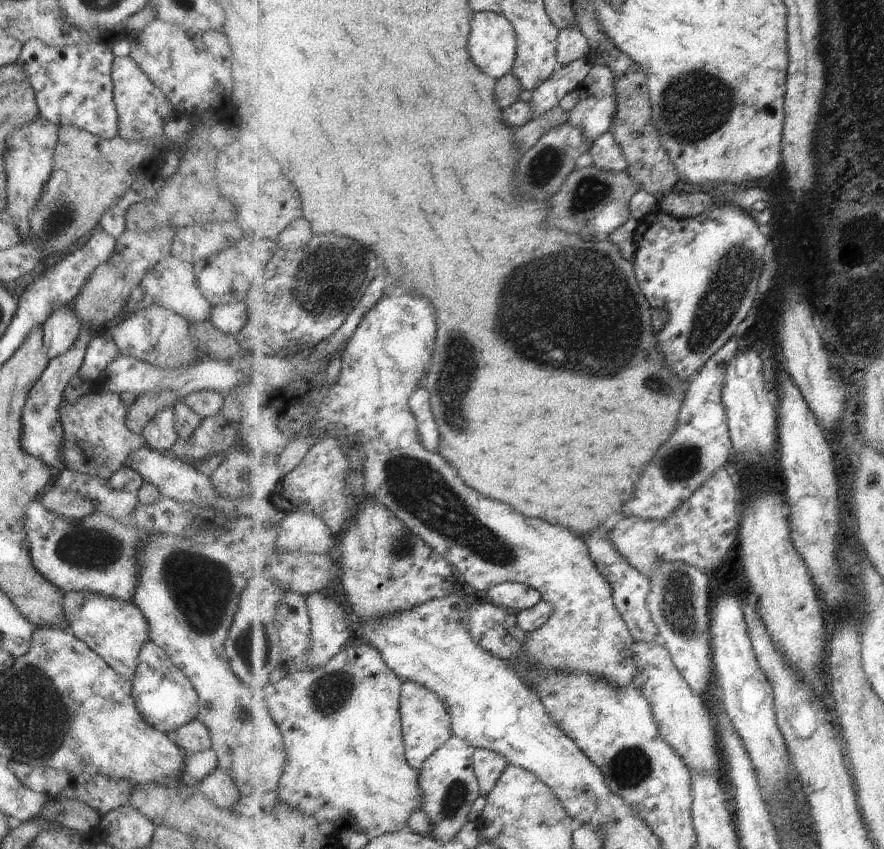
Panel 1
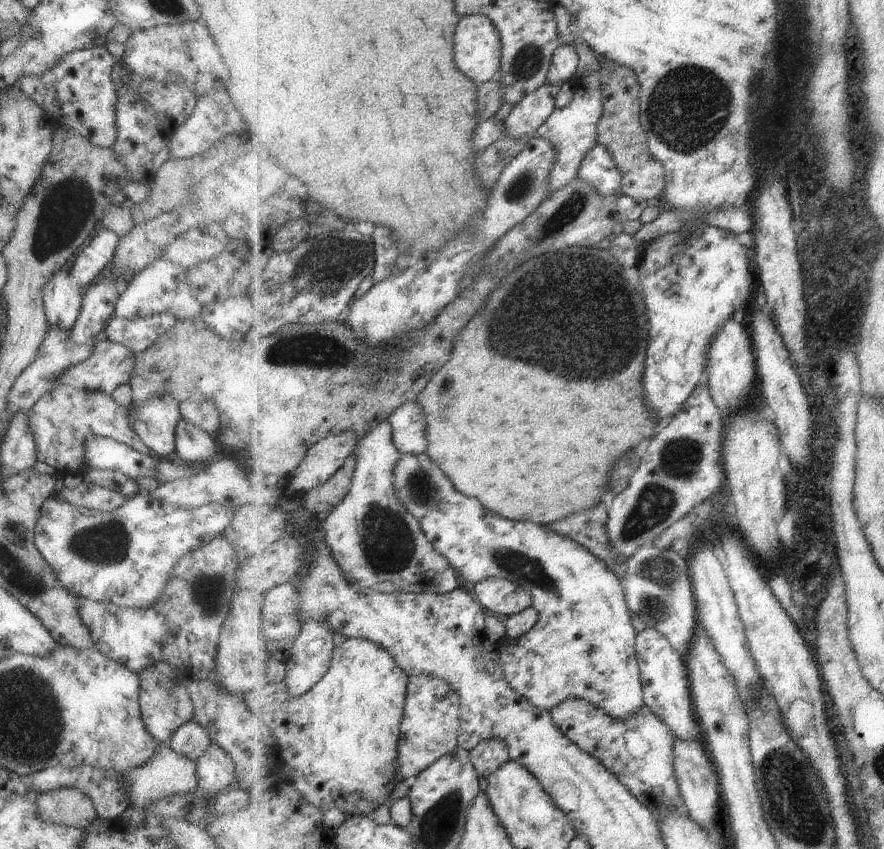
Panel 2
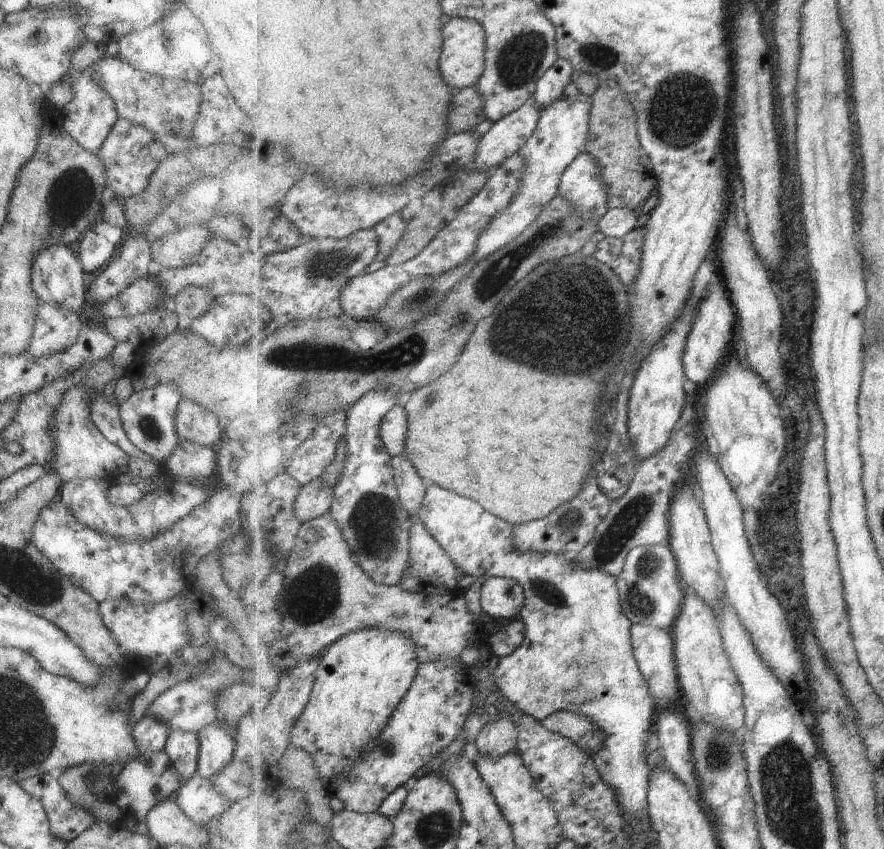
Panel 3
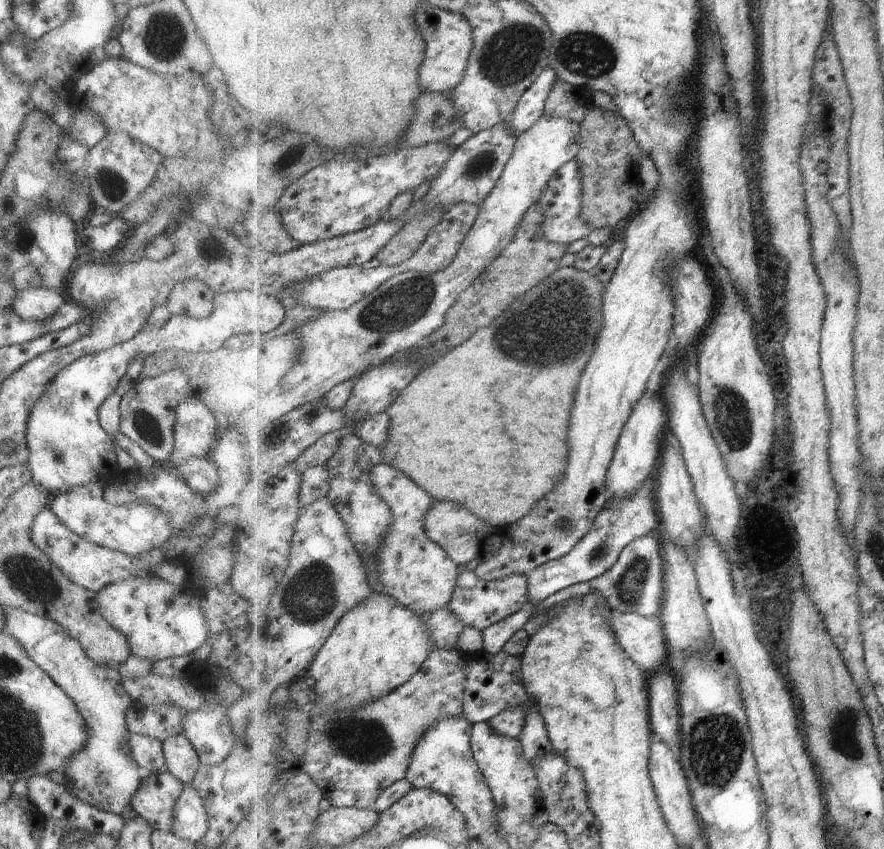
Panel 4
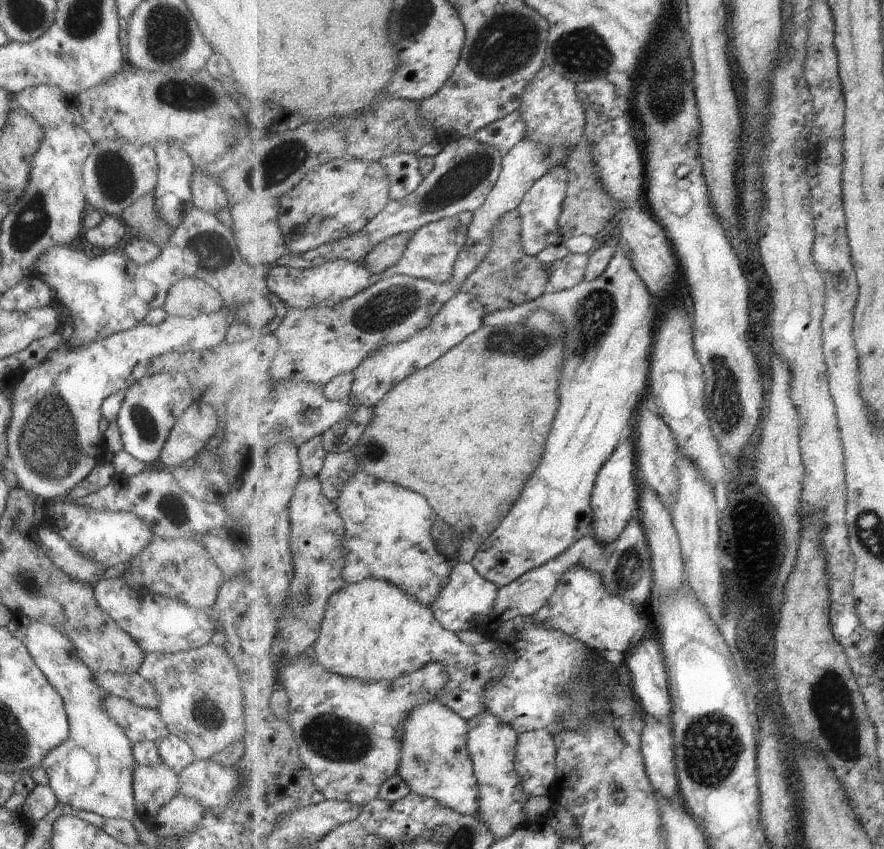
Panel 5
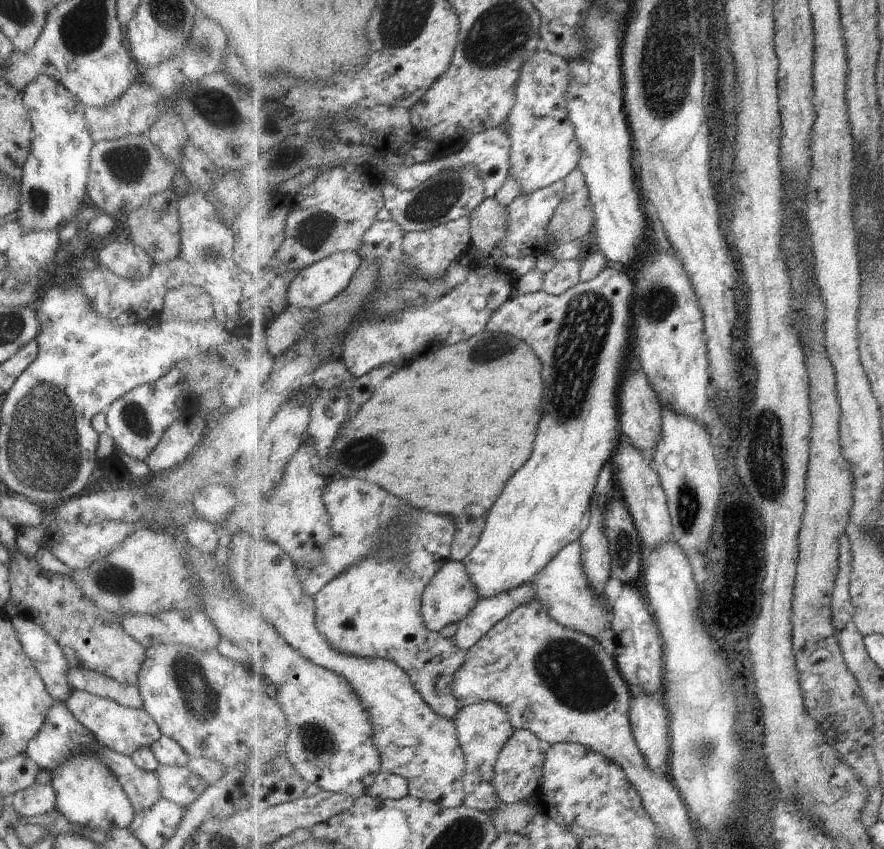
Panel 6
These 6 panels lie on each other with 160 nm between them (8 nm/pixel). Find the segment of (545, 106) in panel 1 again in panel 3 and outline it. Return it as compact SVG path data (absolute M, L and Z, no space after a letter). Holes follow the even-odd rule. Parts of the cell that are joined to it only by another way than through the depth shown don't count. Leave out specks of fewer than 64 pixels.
M533 98L515 112L497 121L483 135L472 166L489 172L527 144L538 129L542 106Z

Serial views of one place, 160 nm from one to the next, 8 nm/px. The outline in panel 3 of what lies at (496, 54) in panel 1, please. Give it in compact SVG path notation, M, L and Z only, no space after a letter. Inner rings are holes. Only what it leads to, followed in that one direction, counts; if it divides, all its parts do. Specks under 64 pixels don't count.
M449 17L443 28L443 56L441 72L453 89L475 87L483 76L486 65L487 33L486 28L475 19L467 17Z

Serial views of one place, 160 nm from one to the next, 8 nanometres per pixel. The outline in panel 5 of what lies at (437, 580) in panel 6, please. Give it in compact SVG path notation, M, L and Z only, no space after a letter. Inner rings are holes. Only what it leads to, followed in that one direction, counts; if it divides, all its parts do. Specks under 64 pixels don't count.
M455 563L453 572L449 584L441 591L440 597L434 601L430 606L431 610L435 613L437 620L448 629L451 629L454 633L466 630L478 630L480 622L485 620L496 607L498 599L498 592L500 586L487 580L486 577L481 576L478 570L471 563Z

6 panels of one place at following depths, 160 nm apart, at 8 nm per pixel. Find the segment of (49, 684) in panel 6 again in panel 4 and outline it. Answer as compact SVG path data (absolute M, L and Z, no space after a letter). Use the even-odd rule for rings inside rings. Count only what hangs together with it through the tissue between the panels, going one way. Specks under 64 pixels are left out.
M21 607L1 608L4 614L1 631L17 640L29 658L67 693L88 728L84 748L75 753L62 768L64 779L61 785L84 803L100 811L119 815L130 804L132 794L140 785L143 771L121 750L121 745L130 735L125 713L133 700L121 686L122 678L118 670L95 664L60 624L25 612Z

